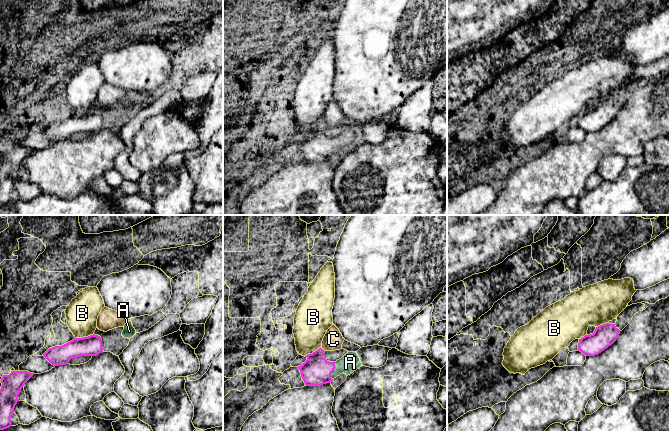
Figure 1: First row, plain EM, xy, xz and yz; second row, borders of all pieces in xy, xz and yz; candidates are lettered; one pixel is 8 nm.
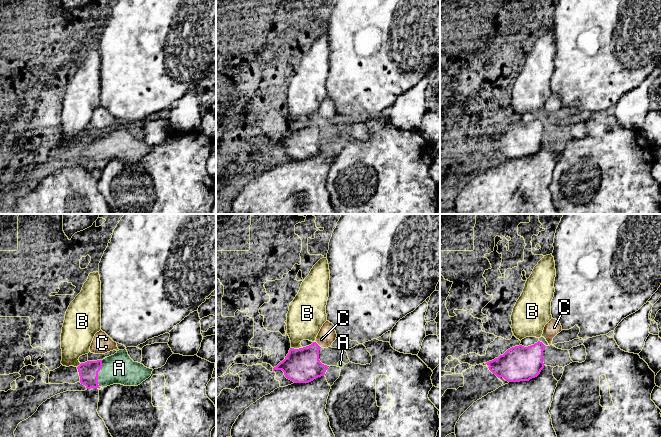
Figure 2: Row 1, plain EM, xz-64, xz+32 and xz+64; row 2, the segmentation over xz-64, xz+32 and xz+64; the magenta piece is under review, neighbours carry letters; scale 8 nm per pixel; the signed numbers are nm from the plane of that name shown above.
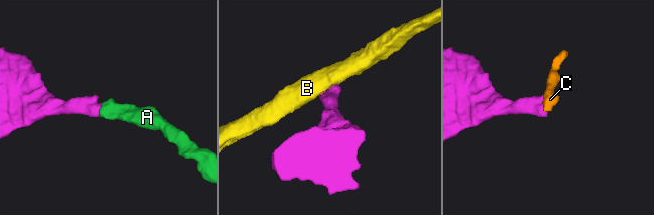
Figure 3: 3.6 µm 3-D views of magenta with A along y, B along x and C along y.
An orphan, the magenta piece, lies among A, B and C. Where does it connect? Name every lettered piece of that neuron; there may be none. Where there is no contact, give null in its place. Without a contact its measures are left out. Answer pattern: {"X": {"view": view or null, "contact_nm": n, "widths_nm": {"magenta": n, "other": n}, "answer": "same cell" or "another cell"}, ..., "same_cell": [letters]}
{"A": {"view": "xz", "contact_nm": 140, "widths_nm": {"magenta": 240, "other": 150}, "answer": "same cell"}, "B": {"view": "xy", "contact_nm": 160, "widths_nm": {"magenta": 160, "other": 260}, "answer": "another cell"}, "C": {"view": "xz", "contact_nm": 40, "widths_nm": {"magenta": 240, "other": 160}, "answer": "another cell"}, "same_cell": ["A"]}

